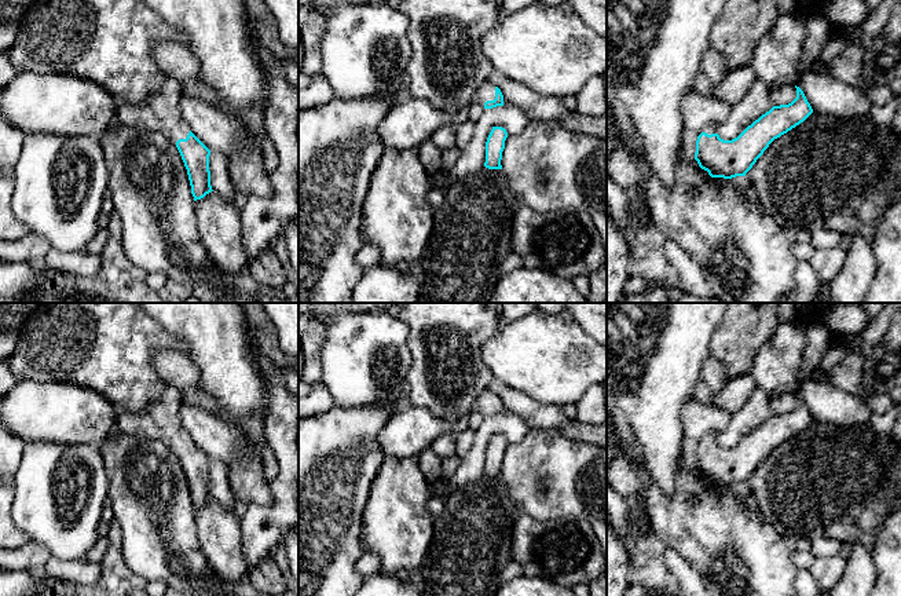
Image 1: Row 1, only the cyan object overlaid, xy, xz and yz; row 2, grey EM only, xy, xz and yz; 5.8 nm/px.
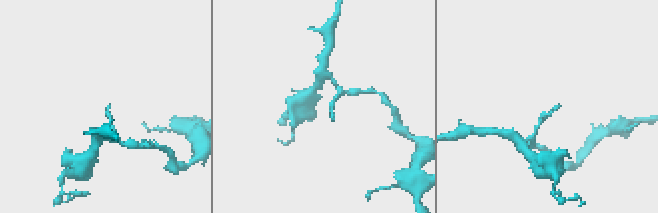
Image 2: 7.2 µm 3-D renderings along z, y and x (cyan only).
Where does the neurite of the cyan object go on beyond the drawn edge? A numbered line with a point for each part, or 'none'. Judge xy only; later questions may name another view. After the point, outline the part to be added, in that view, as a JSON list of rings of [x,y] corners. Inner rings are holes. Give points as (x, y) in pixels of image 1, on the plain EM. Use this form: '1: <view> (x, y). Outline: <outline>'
1: xy (160, 420). Outline: [[[165,384],[161,398],[150,403],[143,413],[118,414],[116,429],[143,439],[158,439],[176,453],[191,439],[180,423],[182,403],[182,392],[171,384]]]

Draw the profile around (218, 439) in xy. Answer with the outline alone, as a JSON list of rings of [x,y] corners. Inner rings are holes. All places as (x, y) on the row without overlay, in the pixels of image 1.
[[[182,403],[180,423],[191,440],[210,458],[230,464],[237,457],[237,446],[243,442],[242,434],[231,424],[217,418],[198,406]]]

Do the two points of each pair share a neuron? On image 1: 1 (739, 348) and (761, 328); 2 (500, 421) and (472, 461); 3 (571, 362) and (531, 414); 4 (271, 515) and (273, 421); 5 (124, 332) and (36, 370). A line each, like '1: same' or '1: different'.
1: same
2: same
3: different
4: same
5: same

